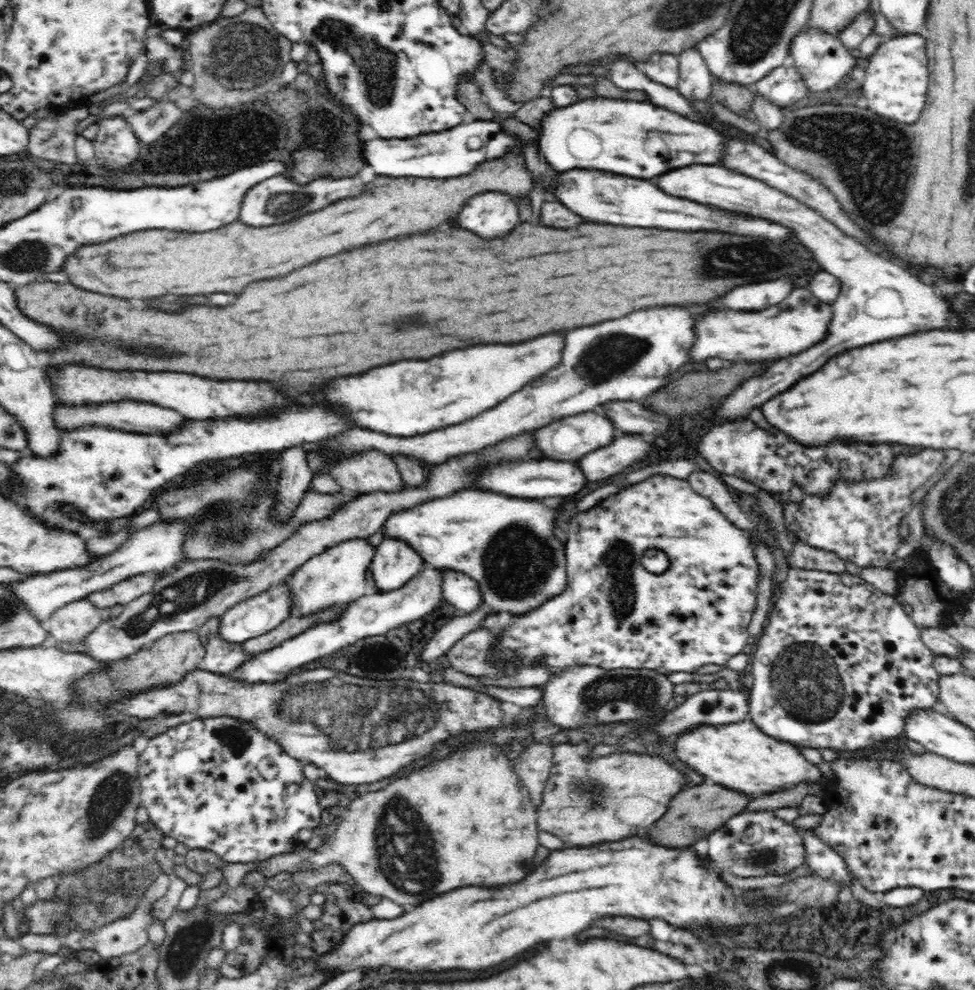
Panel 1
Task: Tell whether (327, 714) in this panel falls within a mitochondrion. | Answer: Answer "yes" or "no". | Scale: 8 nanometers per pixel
yes

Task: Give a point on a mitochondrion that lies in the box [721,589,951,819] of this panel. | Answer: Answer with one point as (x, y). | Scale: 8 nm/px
(803, 680)

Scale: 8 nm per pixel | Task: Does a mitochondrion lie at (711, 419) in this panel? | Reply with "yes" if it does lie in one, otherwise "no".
no

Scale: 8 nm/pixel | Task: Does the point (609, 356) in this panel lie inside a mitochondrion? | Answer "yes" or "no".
yes

